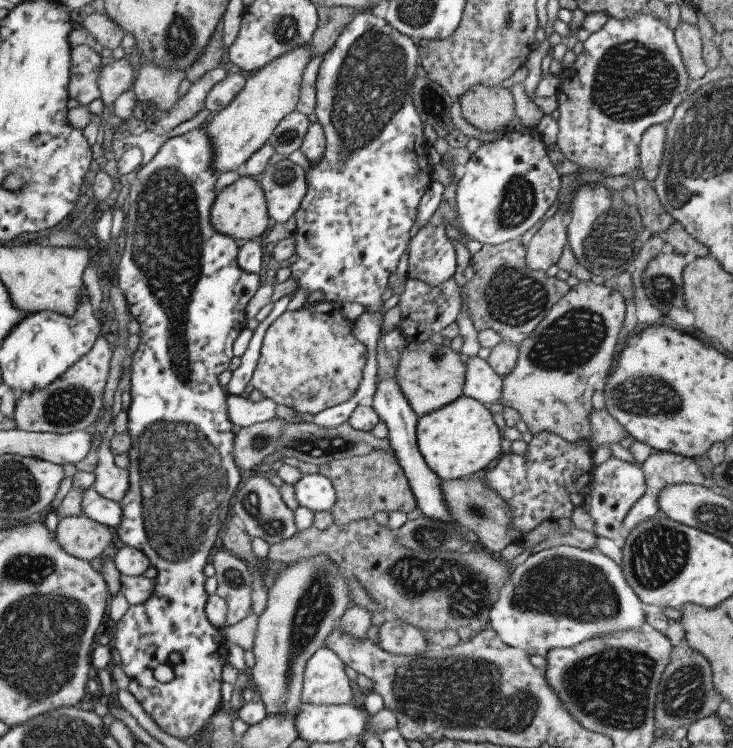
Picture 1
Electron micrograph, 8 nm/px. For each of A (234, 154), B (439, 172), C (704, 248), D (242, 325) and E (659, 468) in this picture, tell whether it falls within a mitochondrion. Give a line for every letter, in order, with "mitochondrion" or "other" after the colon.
A: other
B: other
C: other
D: other
E: other

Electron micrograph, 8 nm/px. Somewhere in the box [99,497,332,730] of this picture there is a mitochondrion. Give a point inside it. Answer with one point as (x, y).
(233, 578)

